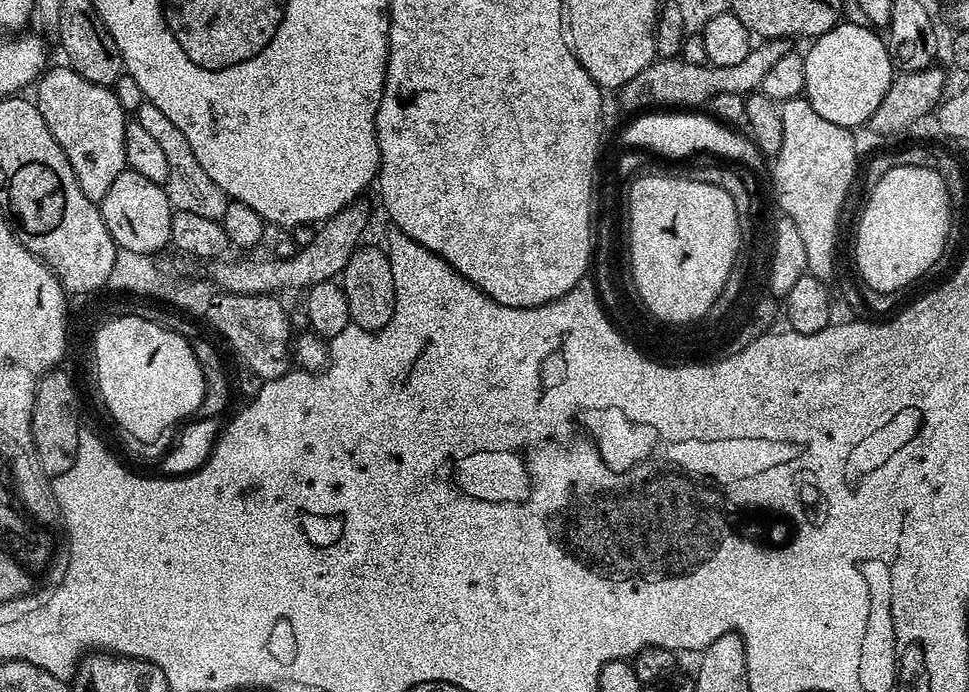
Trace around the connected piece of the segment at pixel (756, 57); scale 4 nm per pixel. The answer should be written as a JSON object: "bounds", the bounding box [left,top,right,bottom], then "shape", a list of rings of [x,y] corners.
{"bounds":[619,40,789,110],"shape":[[[766,40],[757,43],[752,52],[746,54],[746,58],[742,58],[742,62],[736,63],[735,66],[714,66],[709,63],[691,64],[683,58],[671,60],[657,58],[650,66],[646,66],[646,70],[630,78],[630,82],[626,82],[624,87],[619,89],[620,104],[624,108],[640,108],[636,110],[676,110],[681,106],[688,110],[696,110],[701,107],[699,104],[707,105],[718,94],[738,94],[745,97],[759,89],[762,78],[766,78],[766,73],[770,71],[770,66],[774,66],[774,62],[778,62],[778,58],[785,56],[789,50],[789,45],[783,40]]]}

